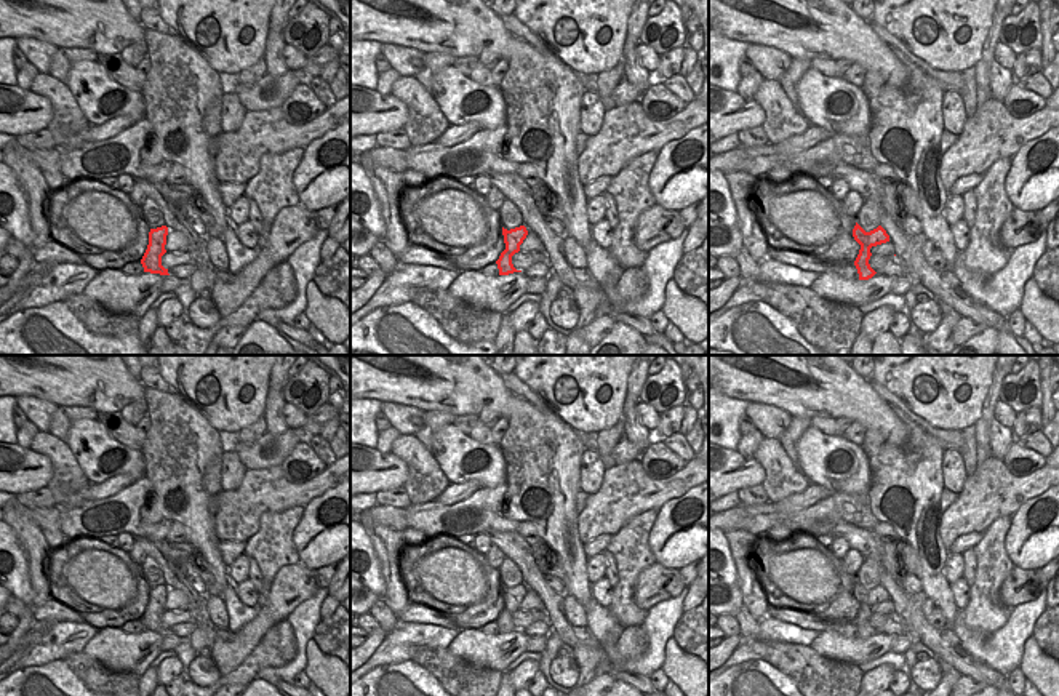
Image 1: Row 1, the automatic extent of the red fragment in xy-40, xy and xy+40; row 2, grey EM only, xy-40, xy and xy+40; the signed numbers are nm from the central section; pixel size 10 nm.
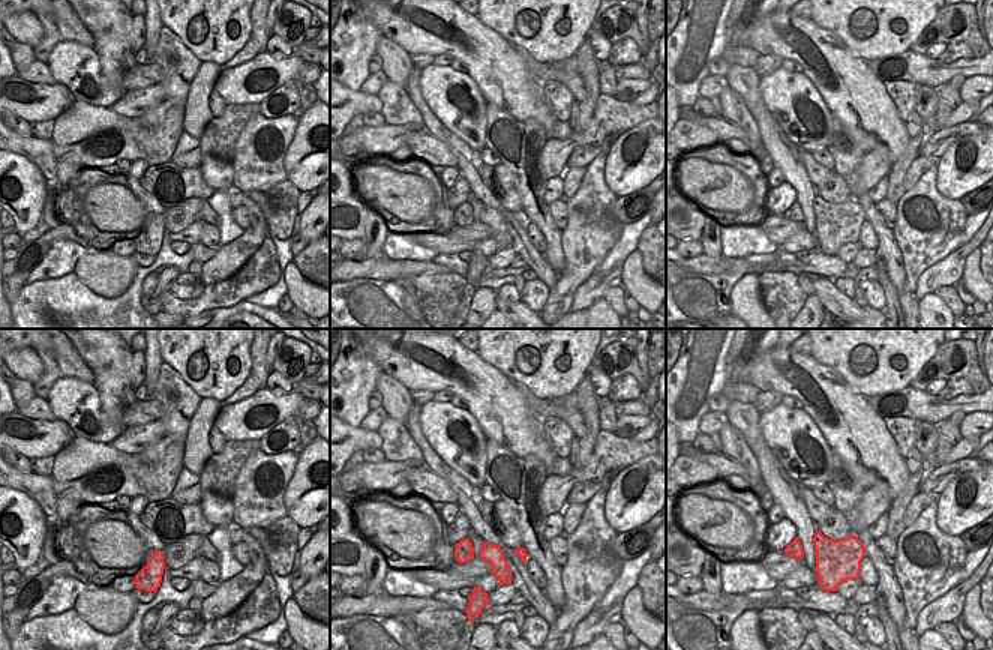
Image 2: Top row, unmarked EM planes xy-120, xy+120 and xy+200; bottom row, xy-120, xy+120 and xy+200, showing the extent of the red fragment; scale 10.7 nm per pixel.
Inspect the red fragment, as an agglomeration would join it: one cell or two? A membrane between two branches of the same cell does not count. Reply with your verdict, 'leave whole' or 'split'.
leave whole

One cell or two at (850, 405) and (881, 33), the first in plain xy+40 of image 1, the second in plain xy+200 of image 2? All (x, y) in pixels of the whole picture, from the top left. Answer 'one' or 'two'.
two

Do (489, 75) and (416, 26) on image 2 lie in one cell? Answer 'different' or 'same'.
same

